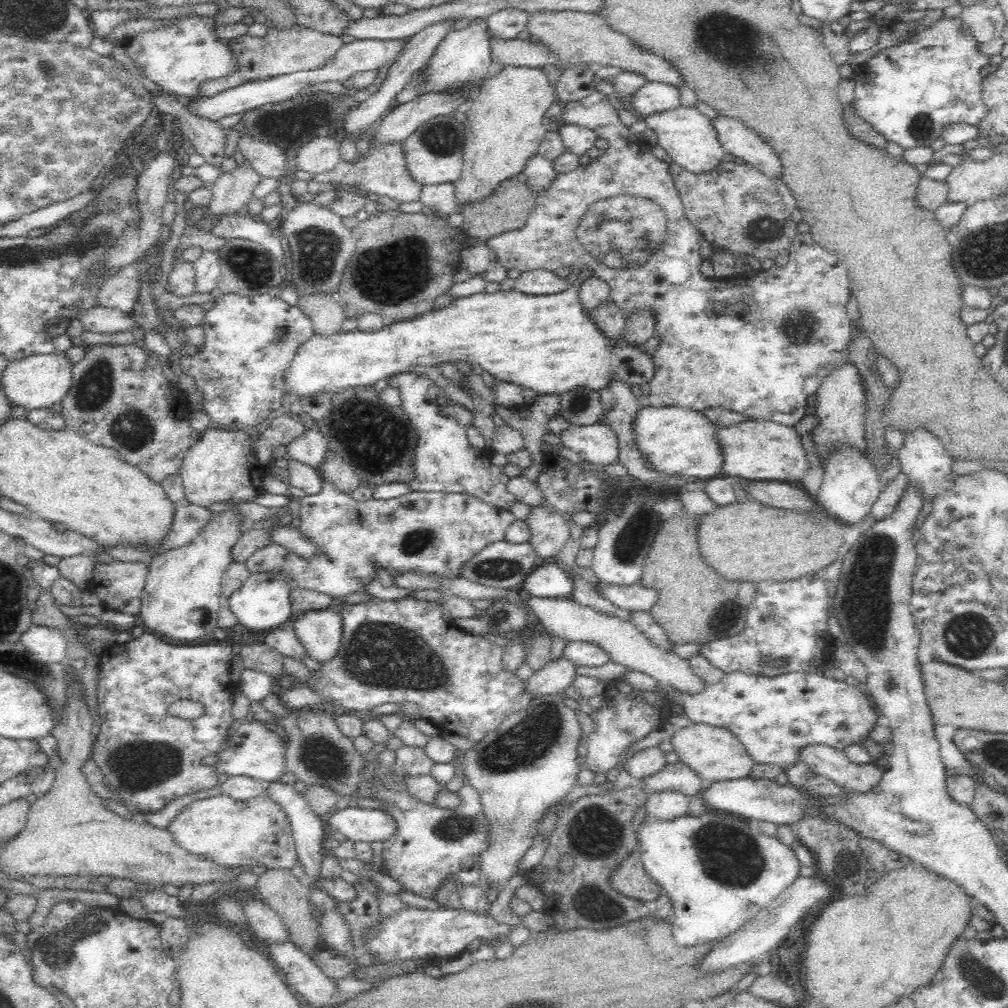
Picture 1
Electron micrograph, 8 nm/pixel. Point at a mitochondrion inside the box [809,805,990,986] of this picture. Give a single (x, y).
(848, 865)

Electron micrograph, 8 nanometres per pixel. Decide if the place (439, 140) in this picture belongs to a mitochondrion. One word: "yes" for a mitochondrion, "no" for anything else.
yes

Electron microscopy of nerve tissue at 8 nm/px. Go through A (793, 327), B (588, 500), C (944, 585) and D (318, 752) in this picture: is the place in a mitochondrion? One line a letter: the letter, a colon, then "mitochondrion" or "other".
A: mitochondrion
B: other
C: other
D: mitochondrion

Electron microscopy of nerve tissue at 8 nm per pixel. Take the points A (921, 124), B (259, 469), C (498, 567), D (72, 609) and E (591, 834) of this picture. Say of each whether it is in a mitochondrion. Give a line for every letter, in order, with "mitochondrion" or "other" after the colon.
A: mitochondrion
B: other
C: mitochondrion
D: other
E: mitochondrion

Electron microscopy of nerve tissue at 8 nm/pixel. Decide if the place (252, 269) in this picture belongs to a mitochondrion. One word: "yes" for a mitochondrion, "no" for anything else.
yes

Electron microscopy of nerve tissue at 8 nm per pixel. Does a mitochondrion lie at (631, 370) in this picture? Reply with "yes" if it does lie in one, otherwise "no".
no

